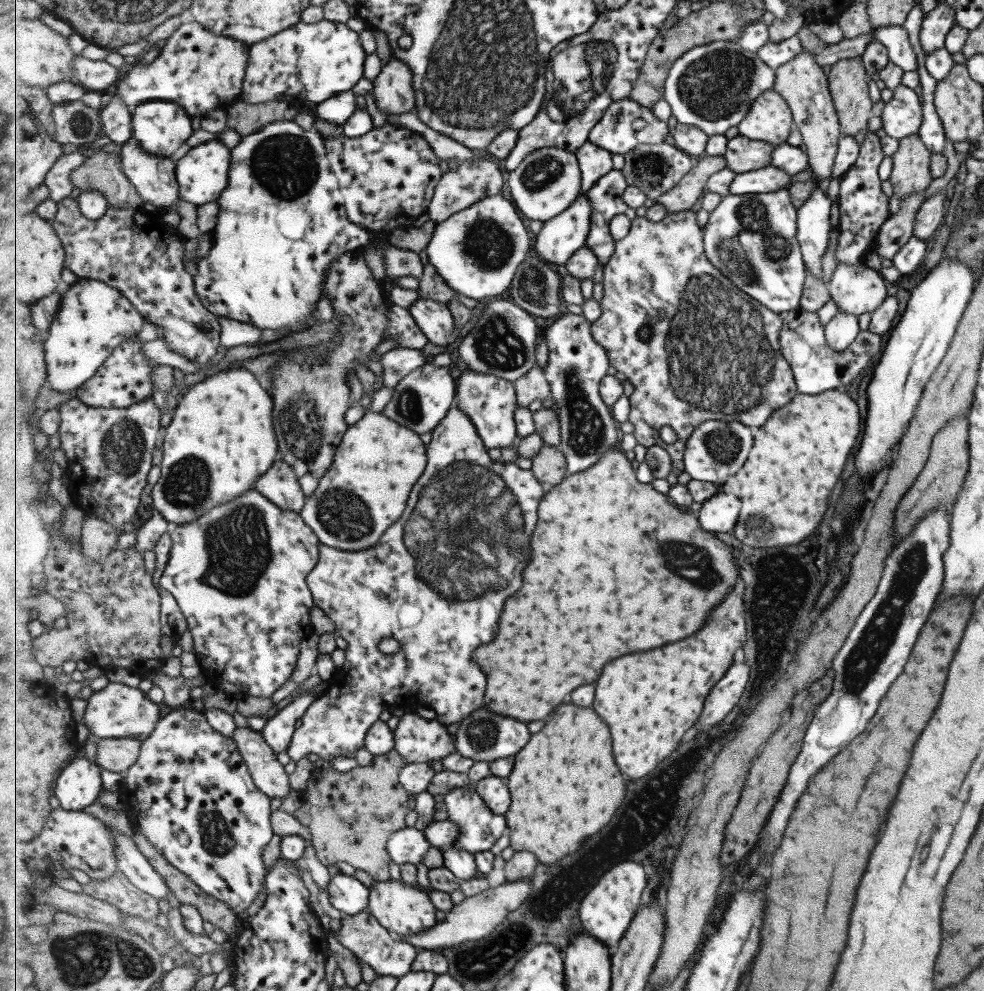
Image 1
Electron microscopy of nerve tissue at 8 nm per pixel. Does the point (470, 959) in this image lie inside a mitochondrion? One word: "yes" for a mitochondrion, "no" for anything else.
yes

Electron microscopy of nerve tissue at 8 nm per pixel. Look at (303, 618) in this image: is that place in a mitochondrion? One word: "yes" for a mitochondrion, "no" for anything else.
no

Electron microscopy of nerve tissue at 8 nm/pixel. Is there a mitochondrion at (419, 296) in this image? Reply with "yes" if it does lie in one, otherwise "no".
no

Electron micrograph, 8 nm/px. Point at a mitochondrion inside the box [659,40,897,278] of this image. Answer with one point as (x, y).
(715, 86)

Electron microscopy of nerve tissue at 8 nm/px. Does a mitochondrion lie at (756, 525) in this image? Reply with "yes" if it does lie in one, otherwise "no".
yes

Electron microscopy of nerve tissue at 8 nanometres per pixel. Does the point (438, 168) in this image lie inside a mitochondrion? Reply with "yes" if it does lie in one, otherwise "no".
no

